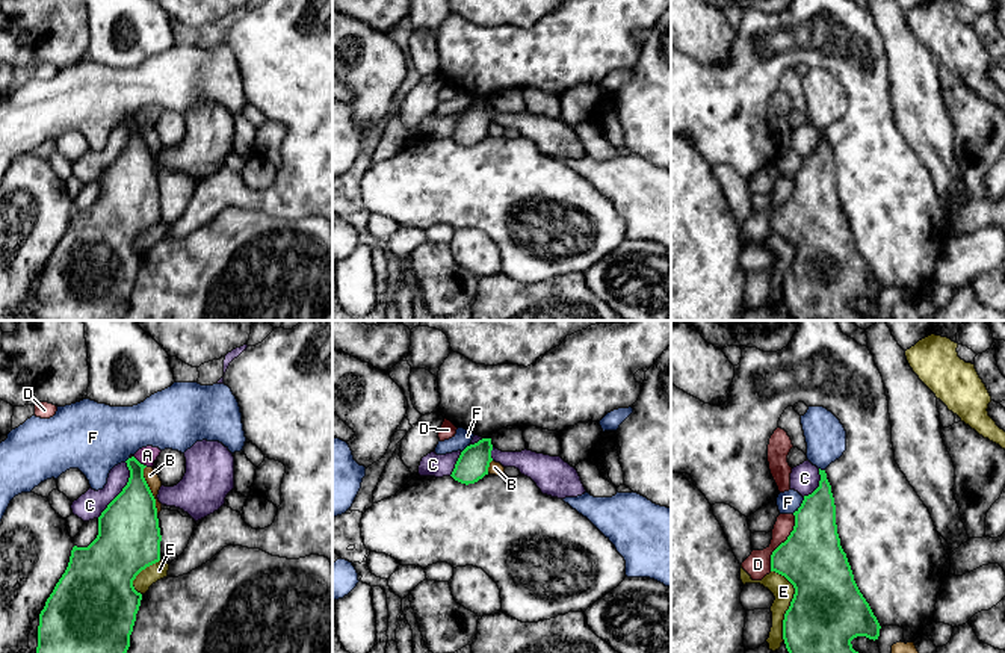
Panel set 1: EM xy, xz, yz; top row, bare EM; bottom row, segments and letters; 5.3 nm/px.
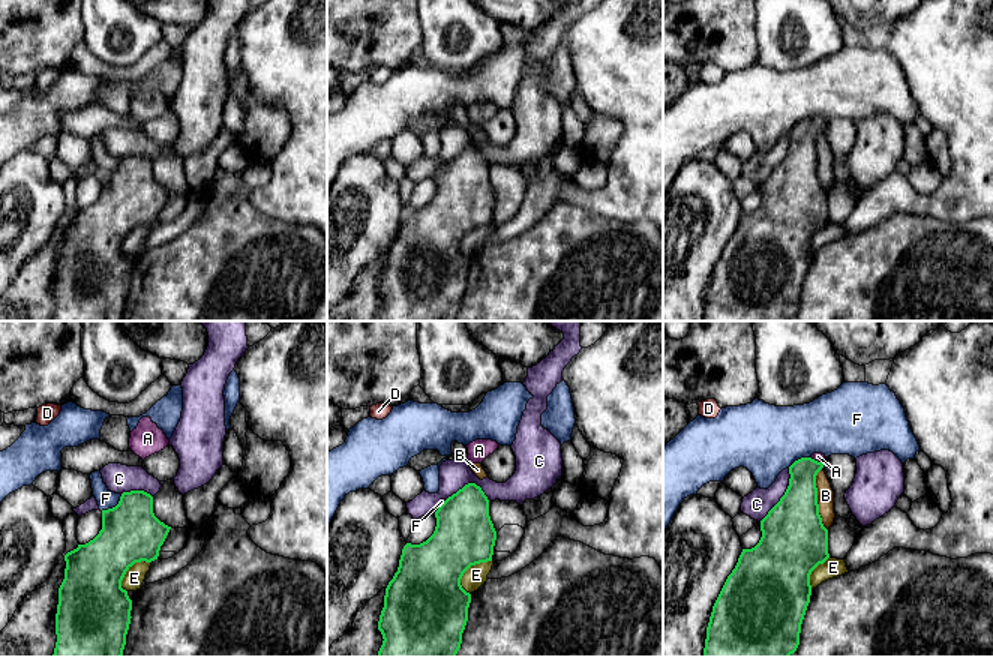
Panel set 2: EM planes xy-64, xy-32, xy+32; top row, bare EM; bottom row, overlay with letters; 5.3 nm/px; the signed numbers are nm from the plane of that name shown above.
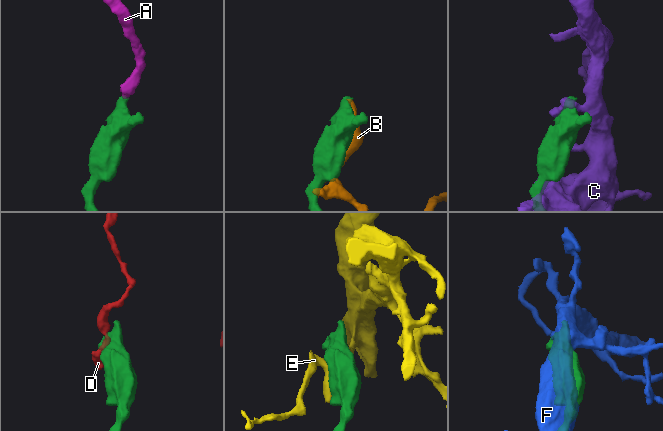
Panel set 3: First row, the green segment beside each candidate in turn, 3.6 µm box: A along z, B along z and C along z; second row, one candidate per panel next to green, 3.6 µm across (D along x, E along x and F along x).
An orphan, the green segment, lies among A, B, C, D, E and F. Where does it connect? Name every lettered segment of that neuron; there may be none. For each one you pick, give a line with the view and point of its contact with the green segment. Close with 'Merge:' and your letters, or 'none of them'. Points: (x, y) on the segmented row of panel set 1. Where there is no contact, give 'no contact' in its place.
A: contact xy (139, 463)
Merge: A

